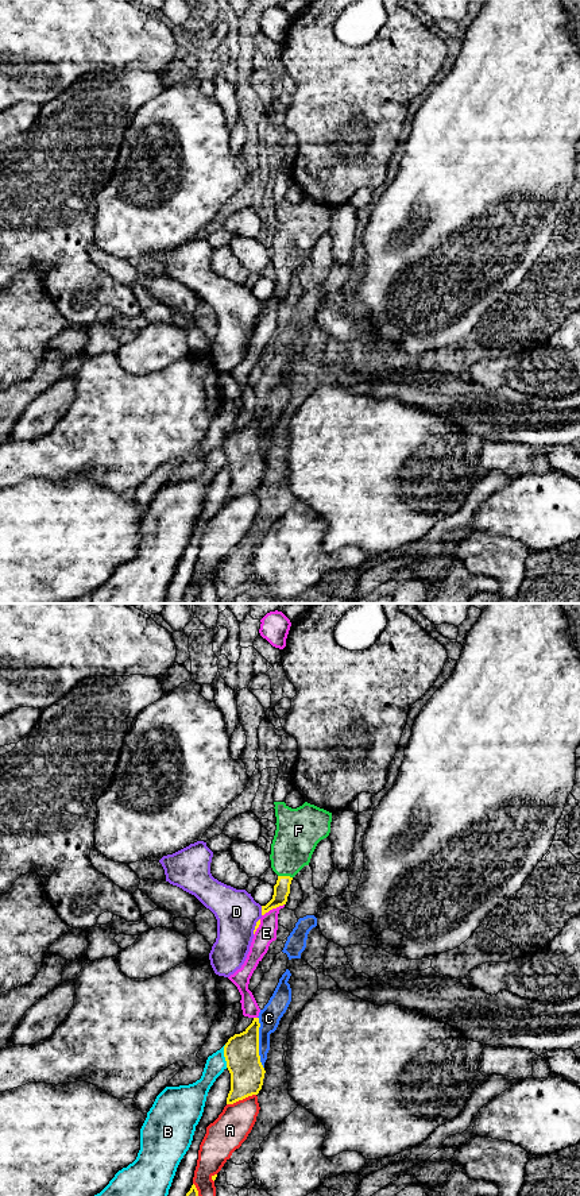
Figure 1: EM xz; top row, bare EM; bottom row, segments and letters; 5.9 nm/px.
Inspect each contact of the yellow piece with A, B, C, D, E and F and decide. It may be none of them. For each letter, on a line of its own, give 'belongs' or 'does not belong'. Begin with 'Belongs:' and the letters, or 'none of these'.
Belongs: F
A: does not belong
B: does not belong
C: does not belong
D: does not belong
E: does not belong
F: belongs

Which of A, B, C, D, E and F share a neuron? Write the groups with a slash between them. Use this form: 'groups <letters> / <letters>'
groups A / B / C / D / E / F

